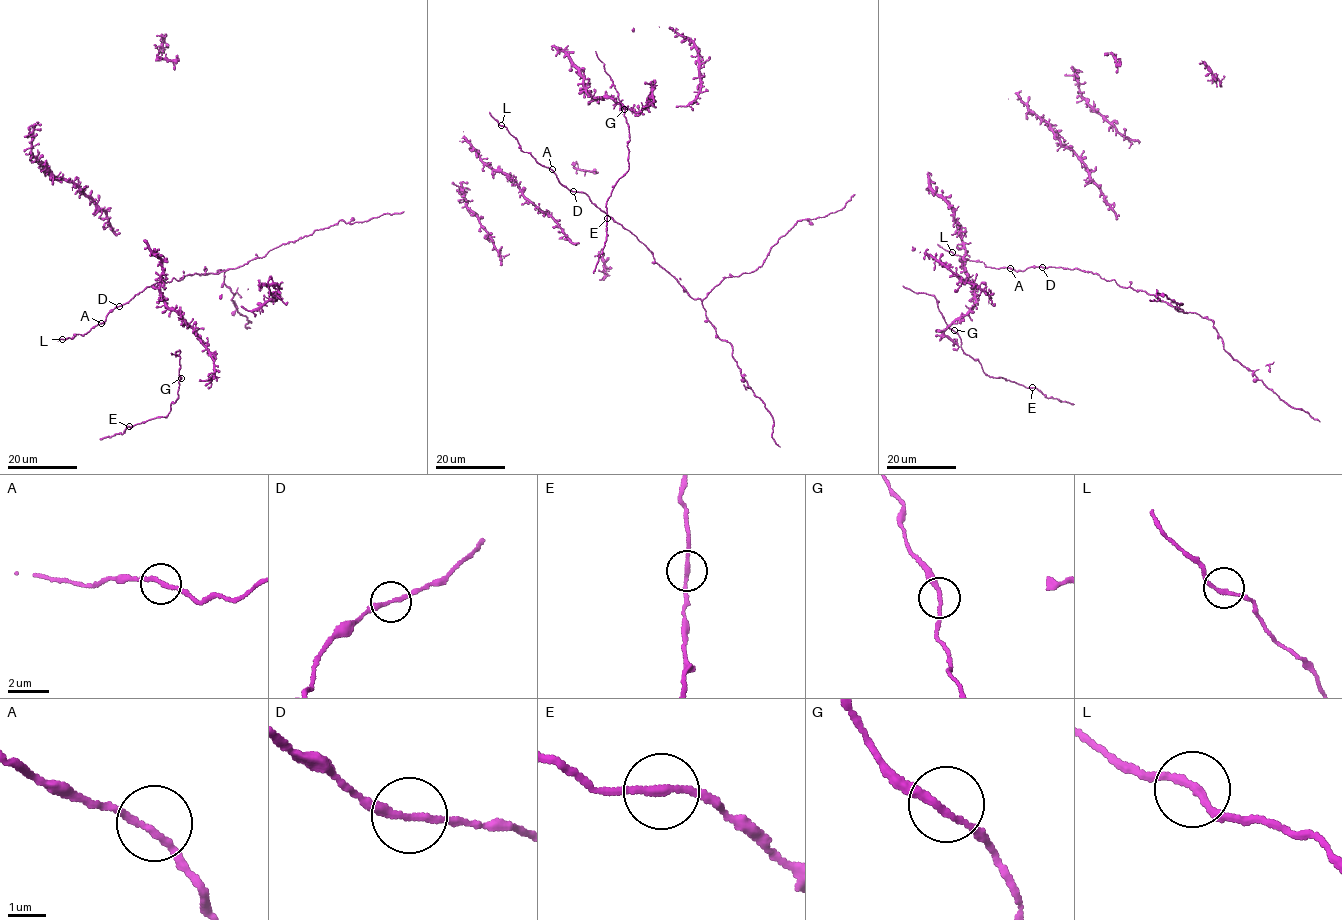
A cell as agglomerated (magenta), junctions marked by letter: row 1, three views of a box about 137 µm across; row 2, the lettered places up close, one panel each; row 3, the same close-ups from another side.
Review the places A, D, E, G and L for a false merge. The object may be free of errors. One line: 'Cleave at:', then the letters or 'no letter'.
Cleave at: no letter

